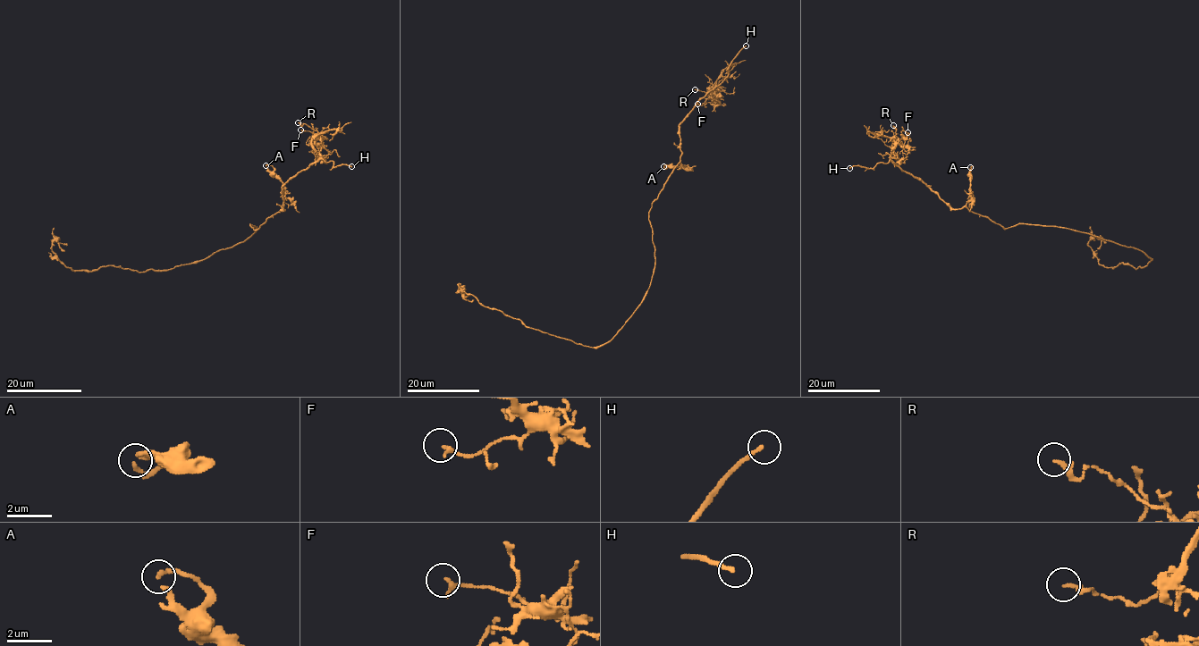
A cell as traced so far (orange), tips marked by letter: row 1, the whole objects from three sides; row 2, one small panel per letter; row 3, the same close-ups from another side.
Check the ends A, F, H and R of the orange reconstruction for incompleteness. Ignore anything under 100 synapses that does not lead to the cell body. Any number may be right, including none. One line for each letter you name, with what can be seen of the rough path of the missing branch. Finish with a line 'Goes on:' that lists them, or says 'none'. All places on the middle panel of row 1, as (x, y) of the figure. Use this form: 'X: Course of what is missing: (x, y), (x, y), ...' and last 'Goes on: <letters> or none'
H: Course of what is missing: (746, 46), (761, 42), (754, 20), (747, 12), (696, 13), (674, 6)
Goes on: H

